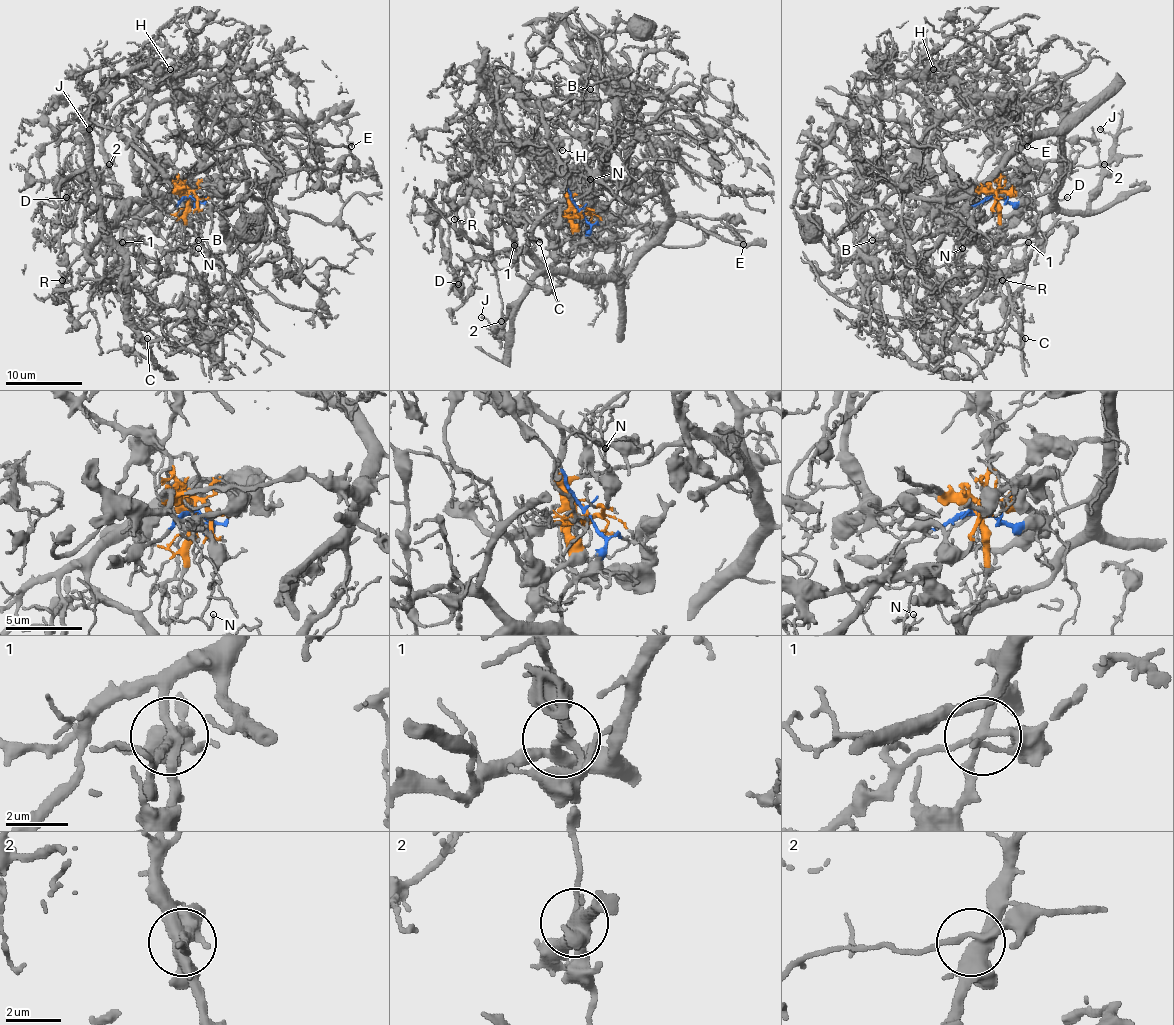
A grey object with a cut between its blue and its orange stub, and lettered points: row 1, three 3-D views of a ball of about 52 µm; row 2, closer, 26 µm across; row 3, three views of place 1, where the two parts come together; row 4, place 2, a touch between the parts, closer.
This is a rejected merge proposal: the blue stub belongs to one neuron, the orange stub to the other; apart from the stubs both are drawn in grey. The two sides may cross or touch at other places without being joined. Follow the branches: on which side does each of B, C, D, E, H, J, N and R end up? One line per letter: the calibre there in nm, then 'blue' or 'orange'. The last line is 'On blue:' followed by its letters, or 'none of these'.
B: 140 nm thick; orange
C: 130 nm thick; blue
D: 120 nm thick; blue
E: 200 nm thick; blue
H: 160 nm thick; orange
J: 120 nm thick; blue
N: 120 nm thick; orange
R: 100 nm thick; blue
On blue: C, D, E, J, R

